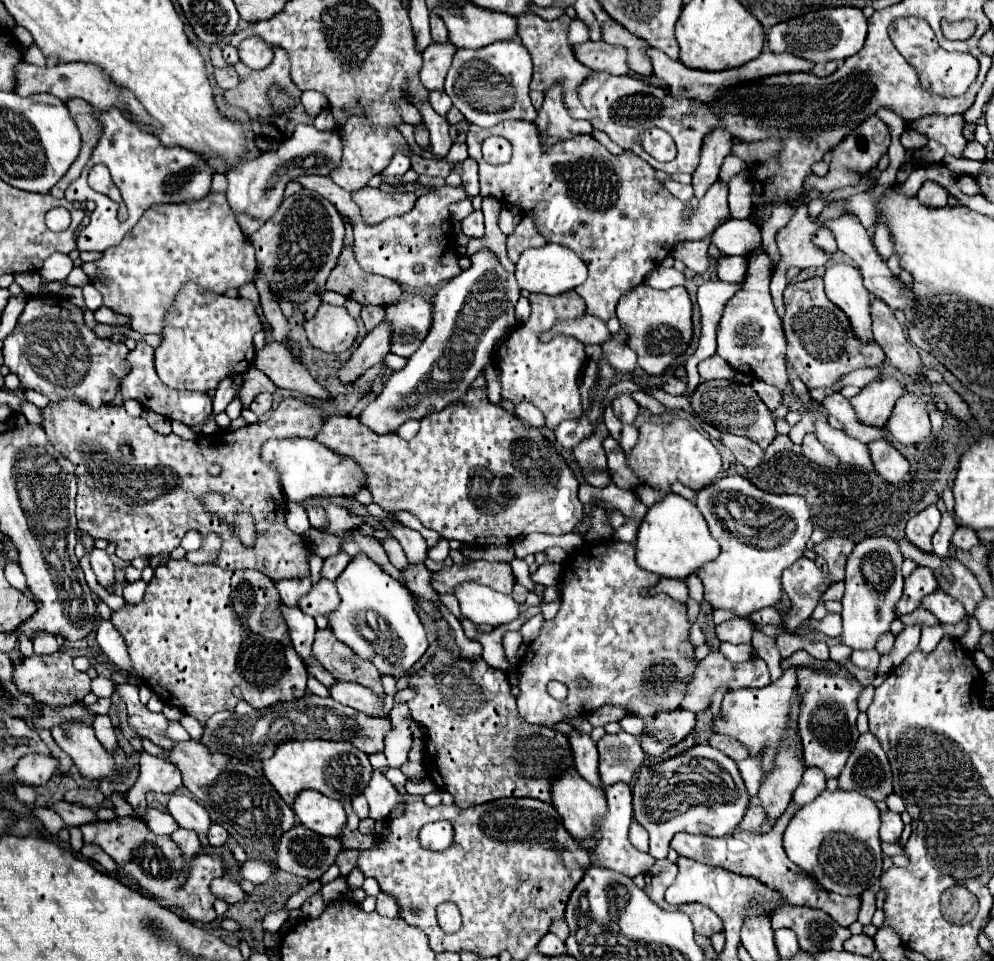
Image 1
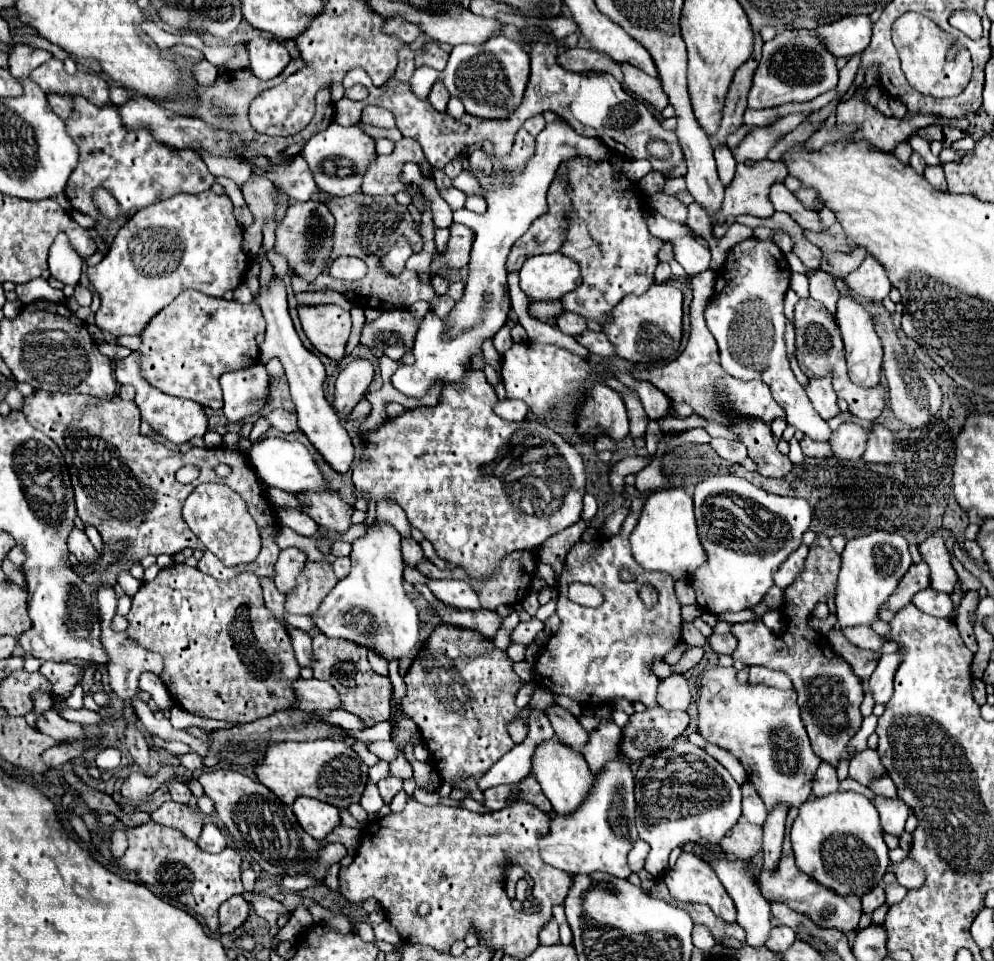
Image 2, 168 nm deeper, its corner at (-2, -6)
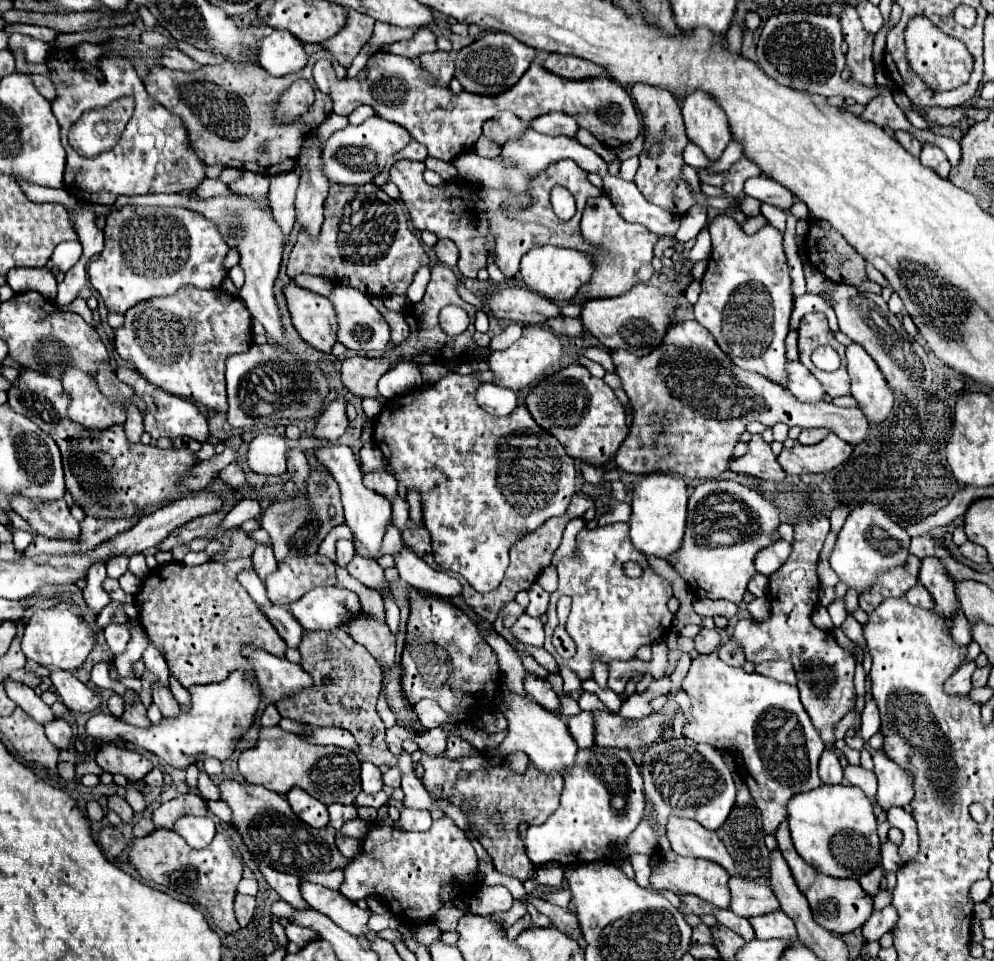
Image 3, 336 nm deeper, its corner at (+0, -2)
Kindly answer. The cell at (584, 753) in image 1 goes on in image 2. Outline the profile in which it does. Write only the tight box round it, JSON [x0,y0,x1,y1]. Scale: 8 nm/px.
[547,704,589,750]

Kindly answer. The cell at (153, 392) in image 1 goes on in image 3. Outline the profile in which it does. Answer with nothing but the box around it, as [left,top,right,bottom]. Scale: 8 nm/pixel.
[117,368,209,442]

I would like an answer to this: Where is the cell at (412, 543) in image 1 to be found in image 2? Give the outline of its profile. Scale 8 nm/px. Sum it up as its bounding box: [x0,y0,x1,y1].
[377,502,411,536]

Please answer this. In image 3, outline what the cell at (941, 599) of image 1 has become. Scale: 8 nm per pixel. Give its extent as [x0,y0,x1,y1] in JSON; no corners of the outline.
[905,584,933,610]

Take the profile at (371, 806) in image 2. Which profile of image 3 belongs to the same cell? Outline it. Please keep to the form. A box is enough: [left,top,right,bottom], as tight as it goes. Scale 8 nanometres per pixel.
[361,762,383,794]

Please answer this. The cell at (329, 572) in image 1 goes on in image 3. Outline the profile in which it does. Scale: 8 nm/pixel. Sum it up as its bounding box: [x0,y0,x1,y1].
[347,556,393,594]

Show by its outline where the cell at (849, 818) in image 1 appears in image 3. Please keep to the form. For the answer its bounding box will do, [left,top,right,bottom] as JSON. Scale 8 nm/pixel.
[787,784,881,880]

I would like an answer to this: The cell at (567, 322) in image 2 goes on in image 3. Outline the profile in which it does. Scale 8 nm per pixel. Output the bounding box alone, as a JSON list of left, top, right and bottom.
[487,288,561,324]

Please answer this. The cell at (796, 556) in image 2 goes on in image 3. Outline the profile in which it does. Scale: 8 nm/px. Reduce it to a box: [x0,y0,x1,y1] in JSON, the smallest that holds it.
[755,540,791,576]

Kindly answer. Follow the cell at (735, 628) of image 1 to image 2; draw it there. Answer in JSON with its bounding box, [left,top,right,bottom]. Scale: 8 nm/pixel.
[707,634,737,654]

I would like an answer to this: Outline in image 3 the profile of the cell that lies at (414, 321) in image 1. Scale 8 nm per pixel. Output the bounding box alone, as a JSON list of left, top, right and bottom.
[329,286,391,352]

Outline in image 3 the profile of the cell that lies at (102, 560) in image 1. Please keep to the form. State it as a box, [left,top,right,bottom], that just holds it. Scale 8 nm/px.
[13,498,81,540]

